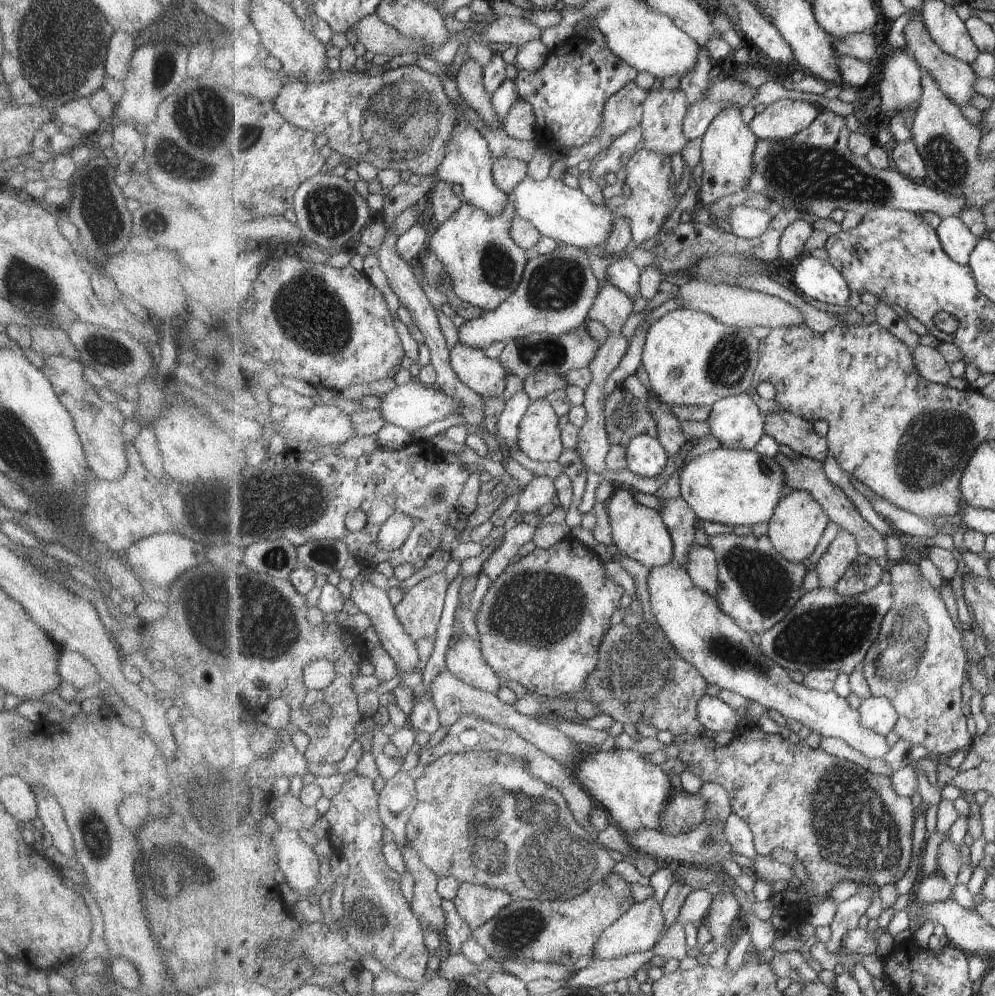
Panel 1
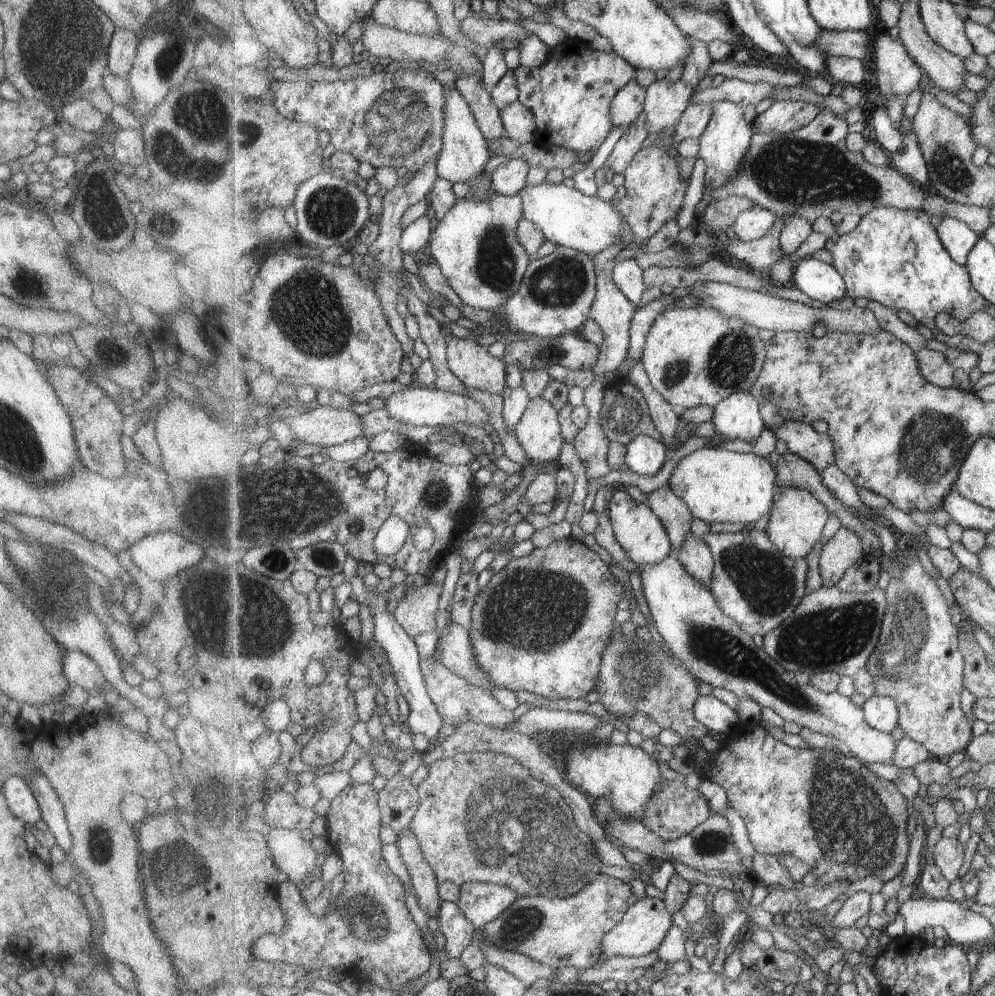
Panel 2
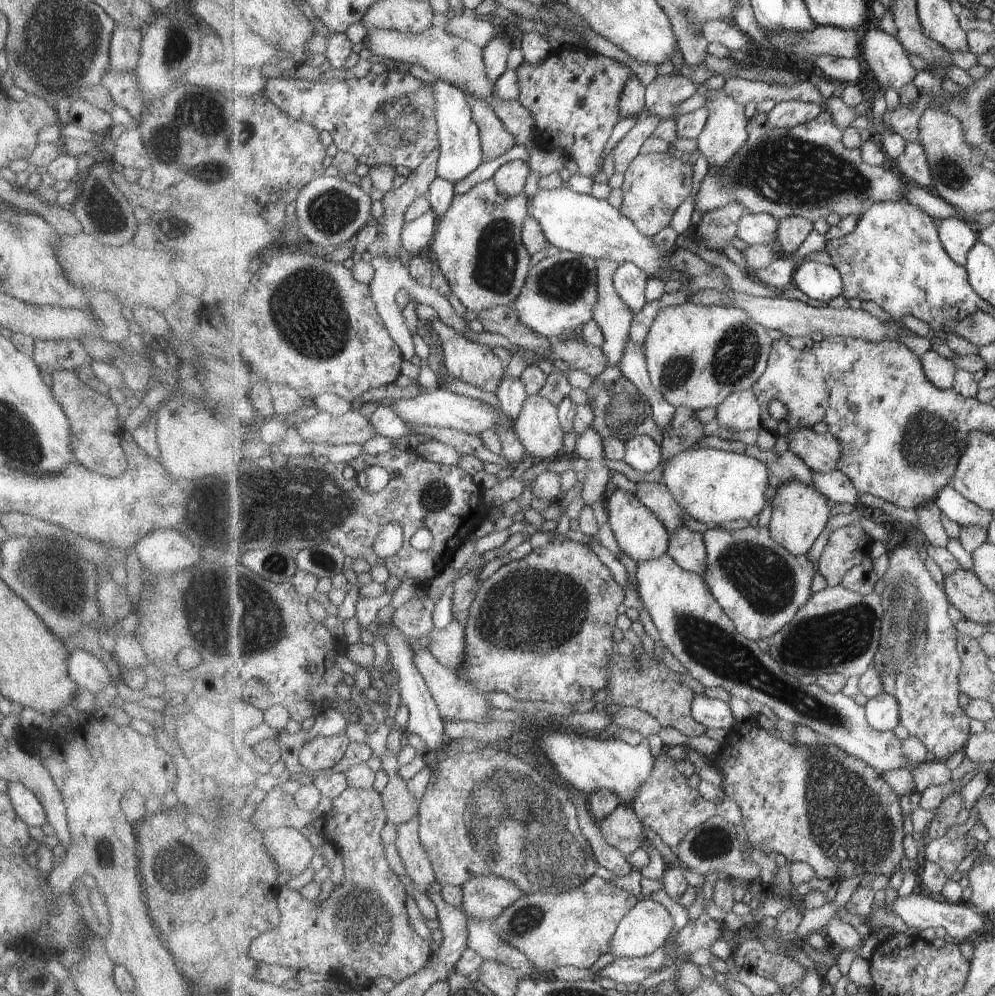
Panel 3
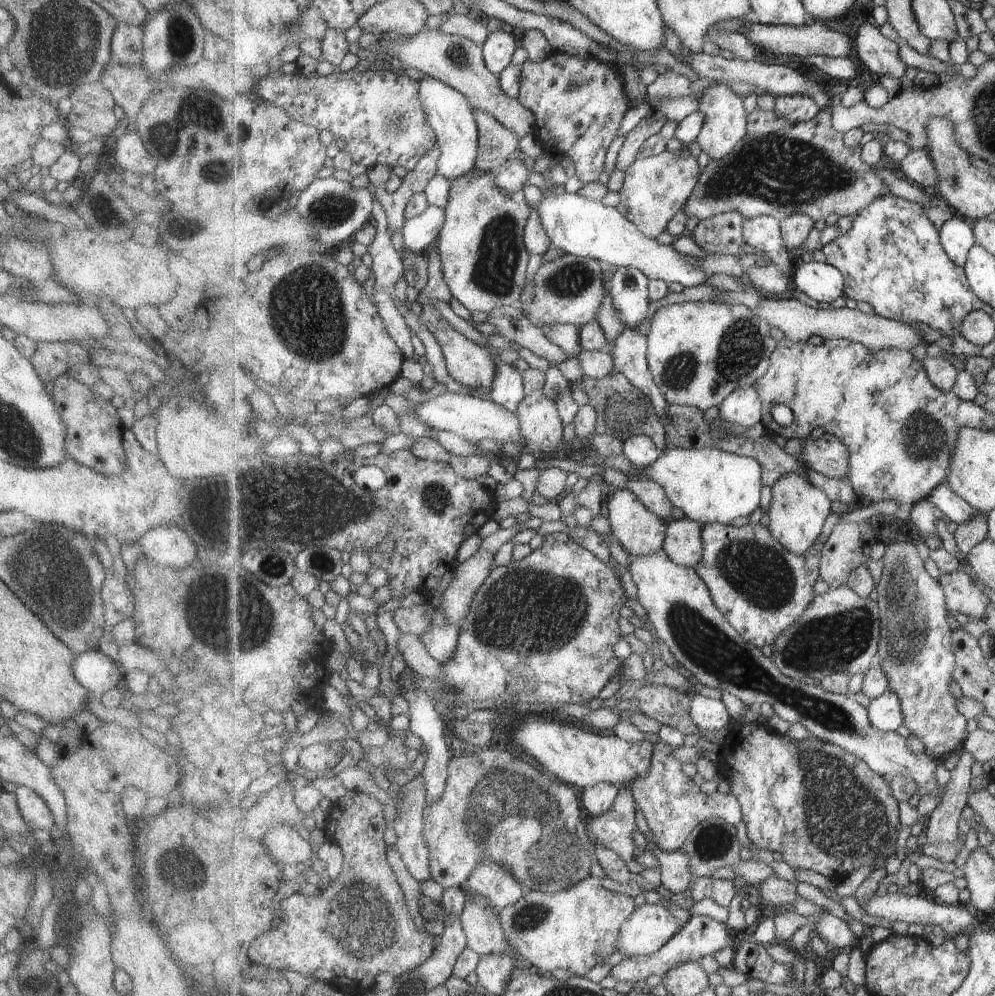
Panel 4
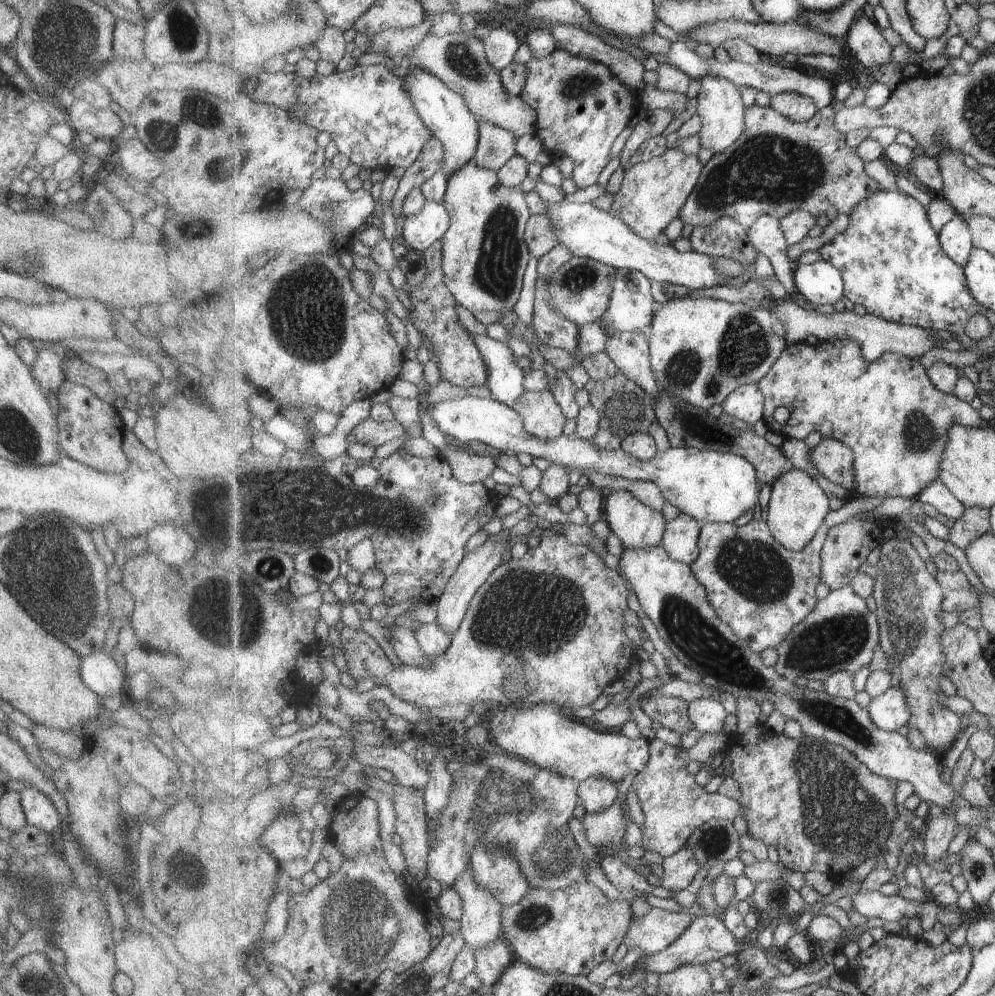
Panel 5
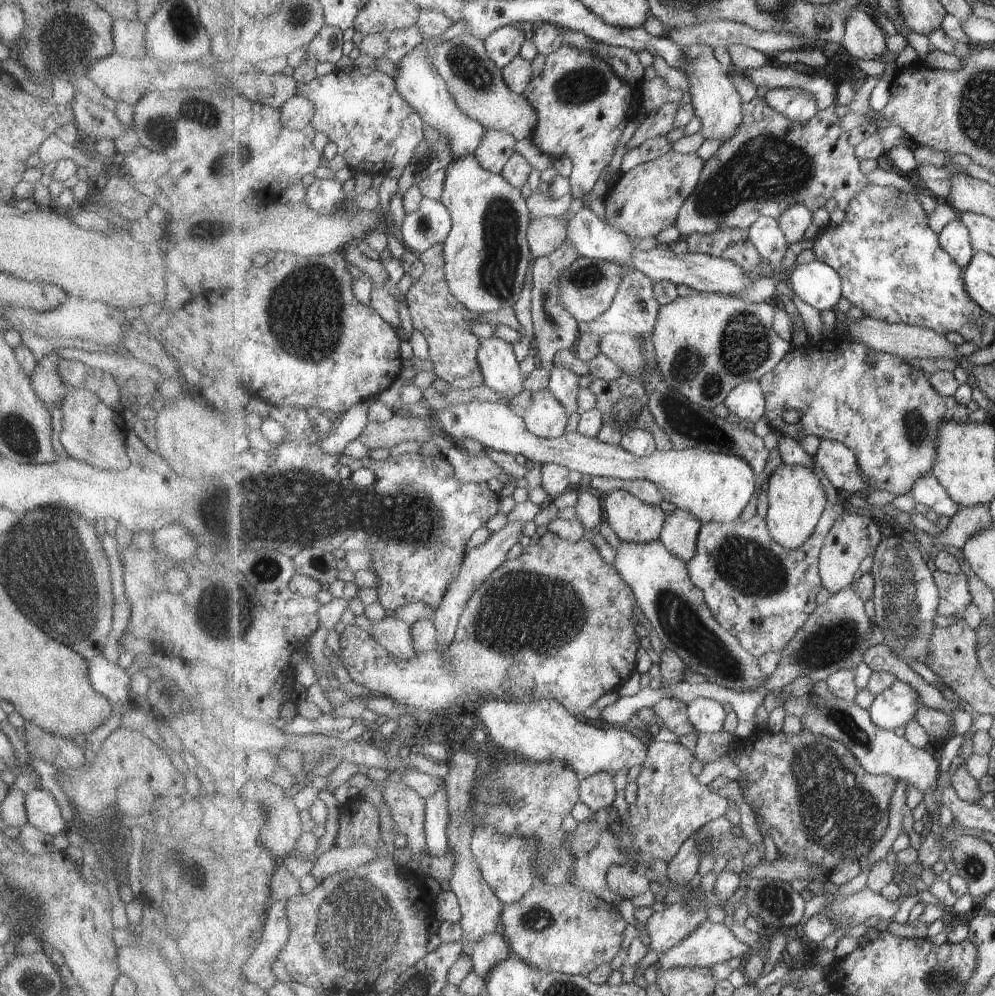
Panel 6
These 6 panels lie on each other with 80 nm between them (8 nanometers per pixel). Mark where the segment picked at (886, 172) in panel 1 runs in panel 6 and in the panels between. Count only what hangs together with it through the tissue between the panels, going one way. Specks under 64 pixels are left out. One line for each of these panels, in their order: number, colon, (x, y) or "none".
2: (811, 173)
3: (806, 171)
4: (780, 169)
5: (777, 165)
6: (772, 162)

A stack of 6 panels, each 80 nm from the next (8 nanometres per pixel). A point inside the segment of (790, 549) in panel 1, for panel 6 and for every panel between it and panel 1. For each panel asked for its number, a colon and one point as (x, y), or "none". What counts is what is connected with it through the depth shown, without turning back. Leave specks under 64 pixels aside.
2: (796, 523)
3: (800, 512)
4: (798, 509)
5: (798, 504)
6: (796, 500)

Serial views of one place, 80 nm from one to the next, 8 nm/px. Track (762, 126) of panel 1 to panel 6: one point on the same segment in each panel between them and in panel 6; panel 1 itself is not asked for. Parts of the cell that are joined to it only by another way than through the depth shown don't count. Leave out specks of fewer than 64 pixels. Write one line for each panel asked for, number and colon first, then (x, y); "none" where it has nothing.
2: (782, 116)
3: (787, 114)
4: (796, 108)
5: (801, 108)
6: (800, 105)

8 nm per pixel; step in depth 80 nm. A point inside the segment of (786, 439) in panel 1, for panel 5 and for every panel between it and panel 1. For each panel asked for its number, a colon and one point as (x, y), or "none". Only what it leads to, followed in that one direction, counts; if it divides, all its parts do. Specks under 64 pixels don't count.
2: (801, 438)
3: (822, 452)
4: (829, 455)
5: (833, 458)

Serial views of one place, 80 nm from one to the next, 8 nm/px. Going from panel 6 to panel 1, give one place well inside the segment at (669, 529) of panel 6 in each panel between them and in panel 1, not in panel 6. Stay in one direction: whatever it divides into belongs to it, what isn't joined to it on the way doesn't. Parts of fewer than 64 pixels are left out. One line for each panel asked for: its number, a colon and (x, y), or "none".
1: (702, 563)
2: (695, 554)
3: (687, 547)
4: (684, 543)
5: (682, 538)

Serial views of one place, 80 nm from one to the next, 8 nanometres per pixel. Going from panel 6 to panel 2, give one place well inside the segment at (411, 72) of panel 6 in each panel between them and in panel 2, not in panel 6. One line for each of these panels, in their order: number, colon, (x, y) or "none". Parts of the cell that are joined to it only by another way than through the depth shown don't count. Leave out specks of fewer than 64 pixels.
2: (466, 150)
3: (461, 151)
4: (449, 112)
5: (445, 112)

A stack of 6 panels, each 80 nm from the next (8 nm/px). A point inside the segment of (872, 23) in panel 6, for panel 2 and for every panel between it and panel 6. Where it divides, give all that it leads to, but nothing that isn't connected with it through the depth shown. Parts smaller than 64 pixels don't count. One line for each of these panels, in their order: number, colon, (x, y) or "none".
2: (898, 73)
3: (888, 59)
4: (880, 54)
5: (865, 39)

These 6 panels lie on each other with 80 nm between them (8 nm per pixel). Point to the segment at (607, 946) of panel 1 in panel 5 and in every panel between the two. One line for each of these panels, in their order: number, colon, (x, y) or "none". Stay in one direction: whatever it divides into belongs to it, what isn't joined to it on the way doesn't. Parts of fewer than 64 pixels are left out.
2: (645, 925)
3: (648, 926)
4: (650, 927)
5: (658, 929)

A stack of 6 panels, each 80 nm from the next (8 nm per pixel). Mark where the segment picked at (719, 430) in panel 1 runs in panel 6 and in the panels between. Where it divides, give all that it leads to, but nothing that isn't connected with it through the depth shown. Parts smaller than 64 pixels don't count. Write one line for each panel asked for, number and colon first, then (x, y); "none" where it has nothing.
2: (739, 417)
3: (742, 410)
4: (744, 406)
5: (747, 404)
6: (747, 401)

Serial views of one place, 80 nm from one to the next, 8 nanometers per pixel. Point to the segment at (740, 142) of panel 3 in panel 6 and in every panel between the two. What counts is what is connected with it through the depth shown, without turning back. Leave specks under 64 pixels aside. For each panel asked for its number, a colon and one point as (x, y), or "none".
4: (726, 116)
5: (720, 104)
6: (715, 98)

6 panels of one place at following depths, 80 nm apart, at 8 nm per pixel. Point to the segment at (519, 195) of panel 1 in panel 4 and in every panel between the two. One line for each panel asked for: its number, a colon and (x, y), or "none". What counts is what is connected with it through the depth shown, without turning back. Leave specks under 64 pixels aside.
2: (567, 217)
3: (580, 223)
4: (577, 225)

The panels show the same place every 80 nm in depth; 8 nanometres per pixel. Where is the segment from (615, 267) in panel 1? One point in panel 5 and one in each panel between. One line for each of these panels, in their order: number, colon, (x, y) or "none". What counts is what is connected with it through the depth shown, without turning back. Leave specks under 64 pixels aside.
2: (629, 276)
3: (631, 282)
4: (630, 289)
5: (633, 307)

